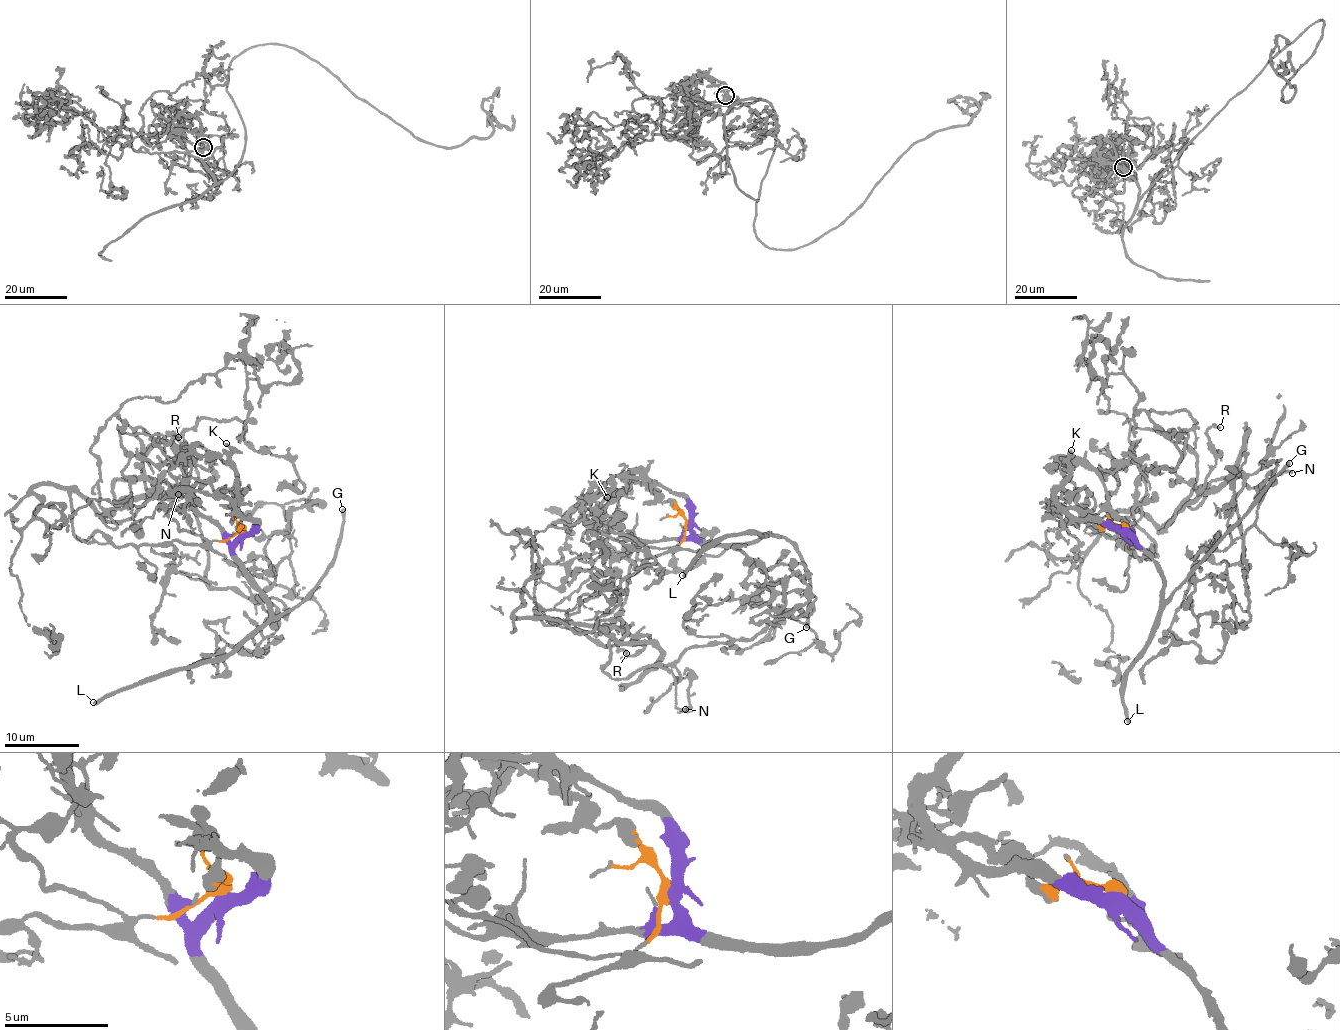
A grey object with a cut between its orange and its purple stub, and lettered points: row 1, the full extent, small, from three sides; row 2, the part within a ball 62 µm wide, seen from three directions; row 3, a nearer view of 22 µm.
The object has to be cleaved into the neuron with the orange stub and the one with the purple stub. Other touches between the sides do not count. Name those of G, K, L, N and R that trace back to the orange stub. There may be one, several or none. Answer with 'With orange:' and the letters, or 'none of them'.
With orange: N, R

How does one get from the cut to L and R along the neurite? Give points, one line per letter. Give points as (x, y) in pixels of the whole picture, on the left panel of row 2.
L: (241, 532), (234, 549), (238, 564), (269, 607), (269, 619), (228, 653), (146, 679), (93, 702)
R: (241, 532), (121, 547), (74, 534), (71, 490), (114, 514), (161, 497), (182, 480), (179, 437)

